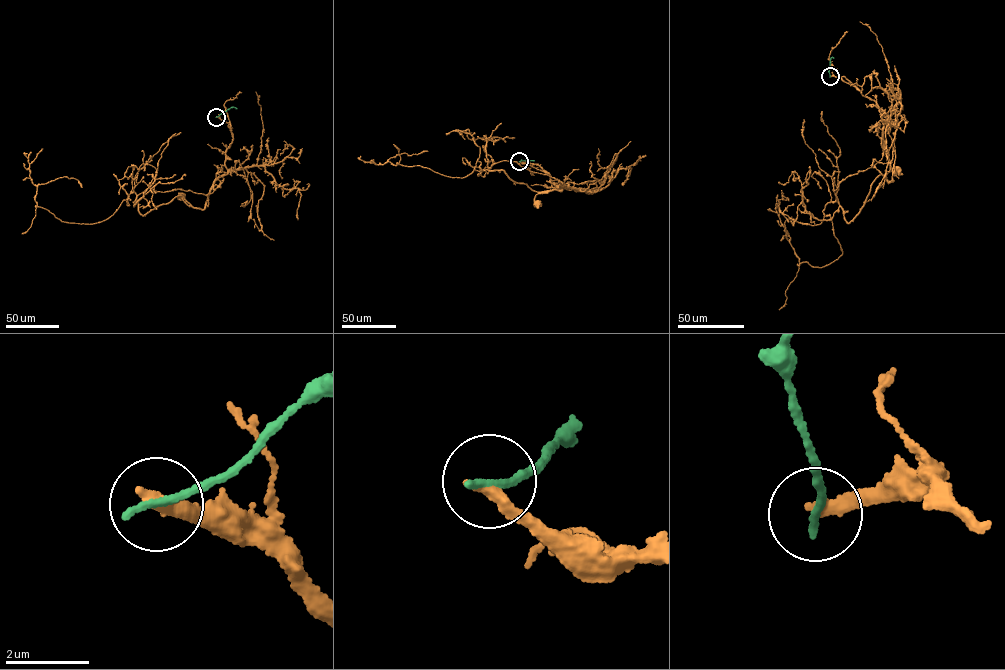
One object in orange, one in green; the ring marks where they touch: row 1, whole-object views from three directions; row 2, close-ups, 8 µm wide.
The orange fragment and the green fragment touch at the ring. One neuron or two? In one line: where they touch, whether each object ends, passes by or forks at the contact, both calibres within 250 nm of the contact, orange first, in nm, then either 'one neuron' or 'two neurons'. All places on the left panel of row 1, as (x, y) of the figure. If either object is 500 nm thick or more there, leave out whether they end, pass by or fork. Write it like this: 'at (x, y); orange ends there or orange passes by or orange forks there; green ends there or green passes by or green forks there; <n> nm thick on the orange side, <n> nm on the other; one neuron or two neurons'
at (216, 117); orange ends there; green ends there; 320 nm thick on the orange side, 200 nm on the other; two neurons

